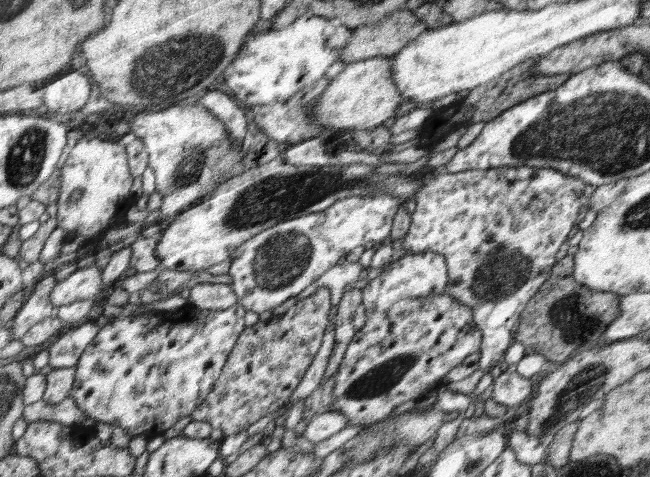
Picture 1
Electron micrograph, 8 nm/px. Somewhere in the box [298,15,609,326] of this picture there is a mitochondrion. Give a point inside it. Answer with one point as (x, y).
(505, 271)

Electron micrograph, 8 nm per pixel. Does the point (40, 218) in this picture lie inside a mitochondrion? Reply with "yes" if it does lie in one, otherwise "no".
no

